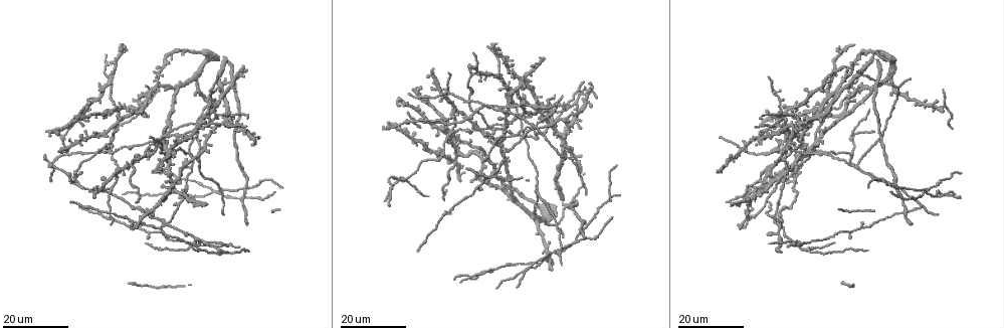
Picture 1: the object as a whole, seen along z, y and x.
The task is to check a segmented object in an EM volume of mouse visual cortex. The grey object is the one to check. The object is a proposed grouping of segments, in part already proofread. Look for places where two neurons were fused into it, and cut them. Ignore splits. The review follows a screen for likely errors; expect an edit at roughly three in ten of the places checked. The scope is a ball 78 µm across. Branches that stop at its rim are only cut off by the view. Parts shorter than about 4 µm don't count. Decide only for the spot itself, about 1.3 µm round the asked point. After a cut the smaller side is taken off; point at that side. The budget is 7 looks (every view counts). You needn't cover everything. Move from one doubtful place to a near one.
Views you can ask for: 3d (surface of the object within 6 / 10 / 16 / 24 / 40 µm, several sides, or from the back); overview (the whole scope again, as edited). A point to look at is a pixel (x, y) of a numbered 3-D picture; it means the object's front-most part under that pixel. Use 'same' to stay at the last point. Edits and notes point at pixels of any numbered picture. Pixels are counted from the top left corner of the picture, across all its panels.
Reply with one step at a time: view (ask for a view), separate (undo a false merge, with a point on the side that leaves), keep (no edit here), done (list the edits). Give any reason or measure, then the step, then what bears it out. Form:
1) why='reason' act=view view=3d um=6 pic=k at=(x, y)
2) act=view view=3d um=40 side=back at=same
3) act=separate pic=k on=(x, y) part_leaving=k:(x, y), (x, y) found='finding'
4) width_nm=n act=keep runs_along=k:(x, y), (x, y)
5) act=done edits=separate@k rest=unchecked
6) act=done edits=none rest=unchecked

why='looks like a crossing' act=view view=3d um=24 pic=1 at=(792, 181)

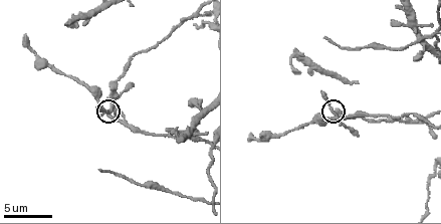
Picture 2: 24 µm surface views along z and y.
act=view view=3d um=6 pic=2 at=(111, 106)

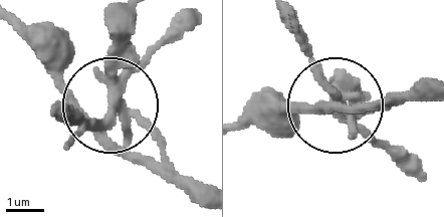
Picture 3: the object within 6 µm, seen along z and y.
act=keep found='all the same neuron'

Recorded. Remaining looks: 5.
act=view view=3d um=24 pic=1 at=(569, 205)

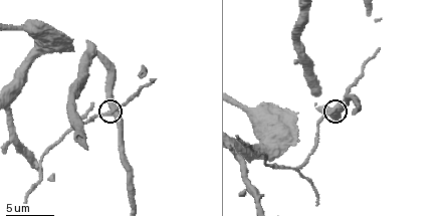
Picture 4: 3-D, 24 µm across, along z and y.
why='closer look' act=view view=3d um=10 pic=4 at=(109, 115)

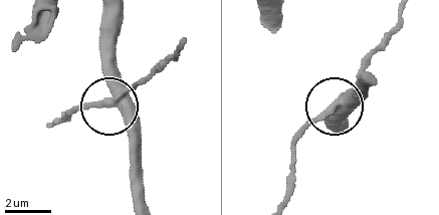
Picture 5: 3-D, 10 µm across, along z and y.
width_nm=390 act=keep runs_along=5:(108, 12), (108, 98), (136, 143) found='all the same neuron'

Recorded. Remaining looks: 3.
why='branch point' act=view view=3d um=16 pic=1 at=(553, 252)

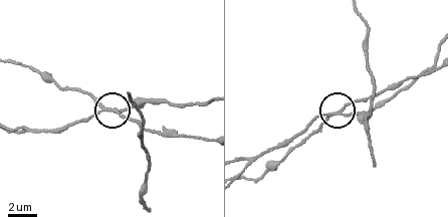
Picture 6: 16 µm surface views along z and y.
act=view view=3d um=10 pic=6 at=(340, 110)

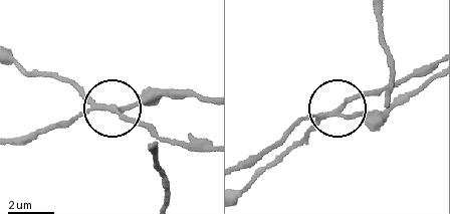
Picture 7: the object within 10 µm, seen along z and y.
act=separate pic=7 on=(82, 92) part_leaving=7:(330, 114), (433, 71) found='two neurons meet here'

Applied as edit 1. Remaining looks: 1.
act=done edits=separate@7 rest=unchecked

